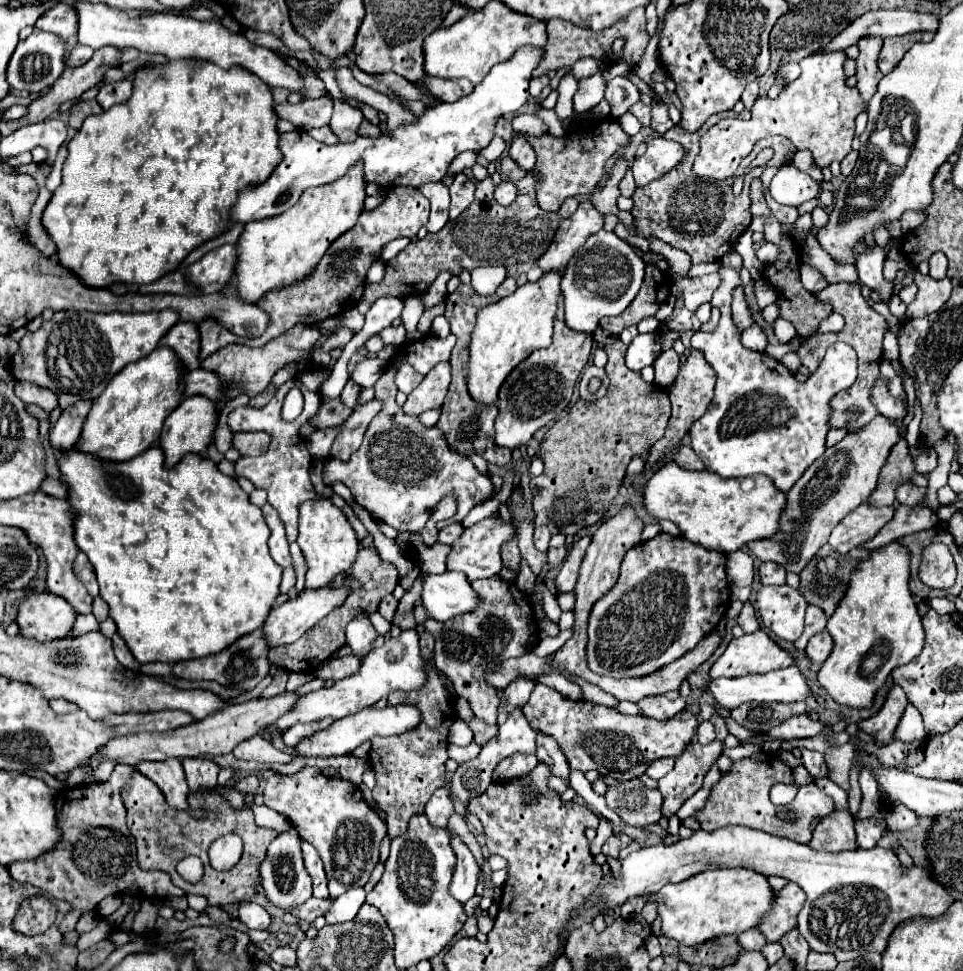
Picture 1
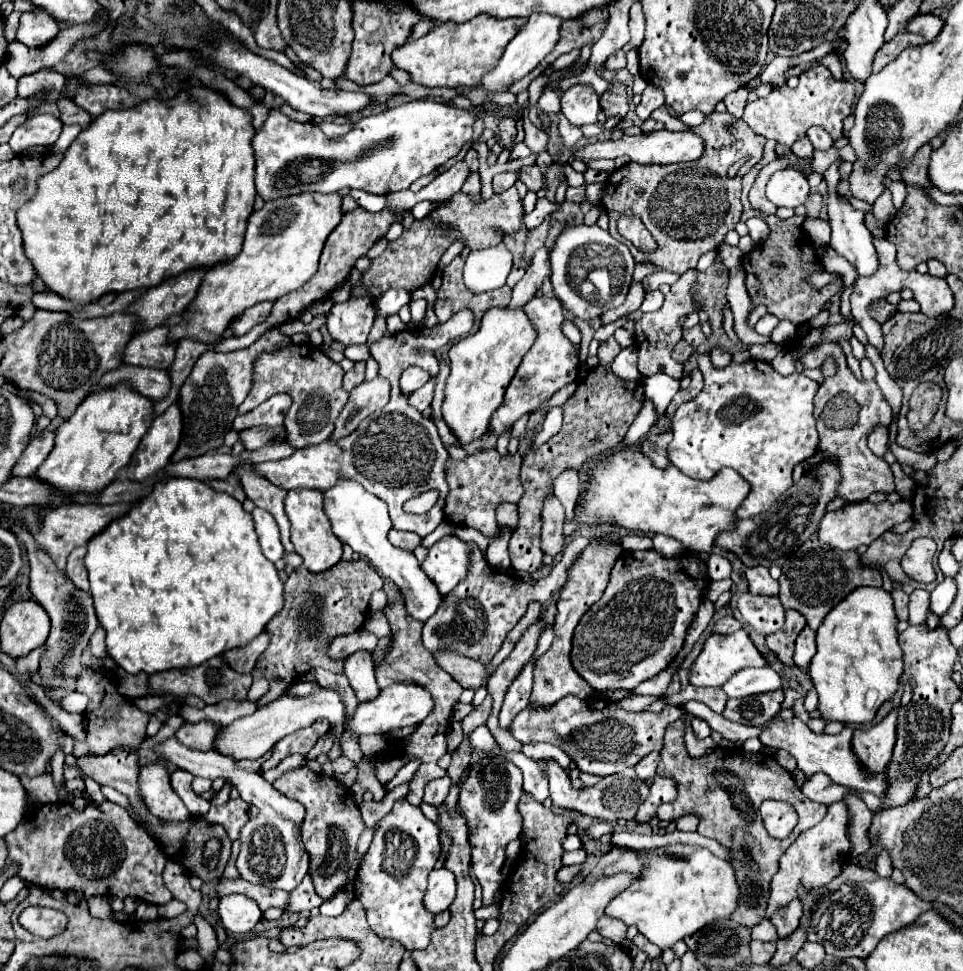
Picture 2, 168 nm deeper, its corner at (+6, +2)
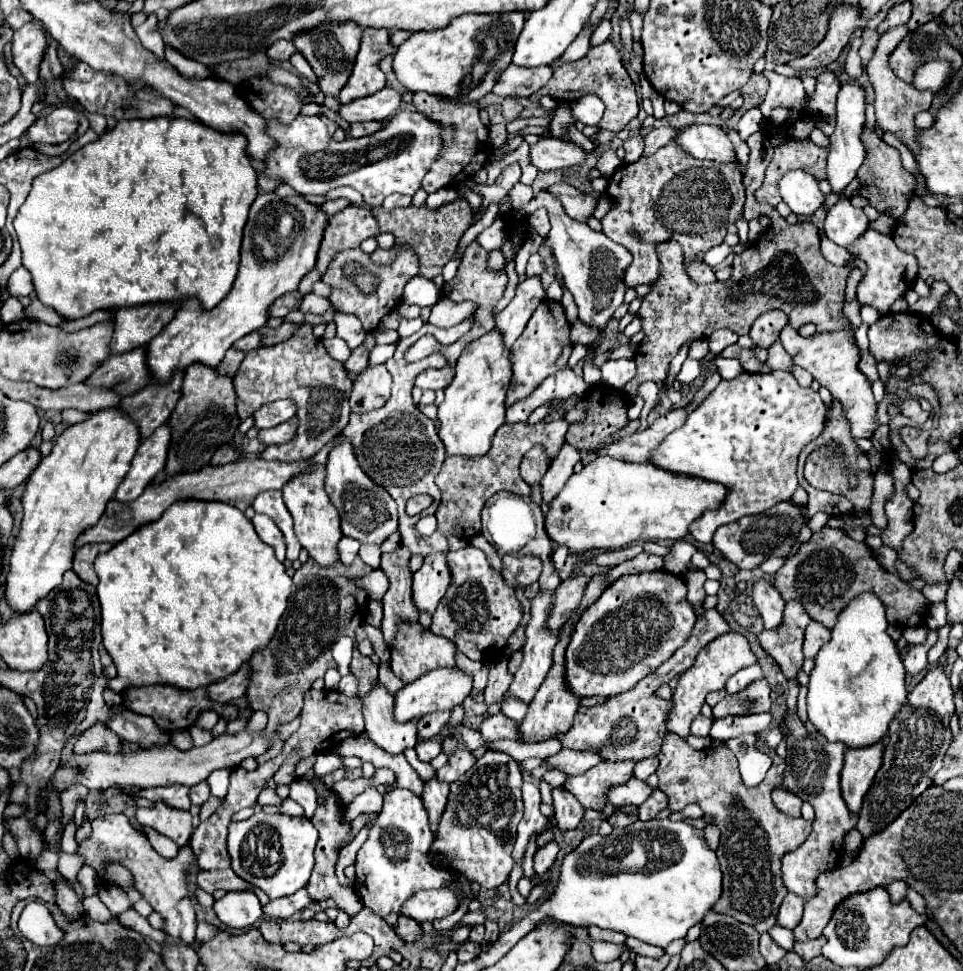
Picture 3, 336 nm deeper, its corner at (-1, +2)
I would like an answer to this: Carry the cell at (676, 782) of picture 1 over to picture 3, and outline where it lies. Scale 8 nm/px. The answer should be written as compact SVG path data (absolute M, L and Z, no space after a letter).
M654 790L654 794L652 794L646 802L642 802L642 804L638 806L638 818L640 818L640 820L656 818L666 806L668 806L666 794L660 792L660 790Z

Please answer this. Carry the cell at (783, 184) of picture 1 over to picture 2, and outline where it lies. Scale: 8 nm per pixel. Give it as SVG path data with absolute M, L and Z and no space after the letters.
M779 170L767 182L767 198L775 206L797 208L805 204L809 196L809 182L799 170Z

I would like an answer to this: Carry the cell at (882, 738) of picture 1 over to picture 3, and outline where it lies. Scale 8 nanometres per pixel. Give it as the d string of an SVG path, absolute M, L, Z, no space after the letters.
M882 742L868 748L848 748L844 752L844 768L840 774L842 798L848 810L854 814L862 806L862 798L868 792L874 772L882 766Z

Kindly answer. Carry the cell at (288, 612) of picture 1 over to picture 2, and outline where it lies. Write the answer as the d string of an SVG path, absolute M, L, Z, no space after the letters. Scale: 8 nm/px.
M263 630L255 640L251 640L245 646L233 648L227 654L223 654L223 658L231 664L231 668L235 668L237 672L251 672L255 666L255 660L261 656L261 652L269 646L271 636L267 630Z

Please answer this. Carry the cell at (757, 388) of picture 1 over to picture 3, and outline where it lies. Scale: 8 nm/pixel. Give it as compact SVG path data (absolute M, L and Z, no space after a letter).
M742 372L734 380L722 380L714 392L688 416L686 424L672 434L668 434L658 448L650 454L650 464L692 478L702 478L708 482L718 482L728 488L728 496L724 502L714 508L702 512L698 520L690 524L690 536L698 542L712 542L712 536L718 526L740 520L742 516L762 514L778 502L788 500L798 488L796 480L796 460L802 448L816 440L824 428L826 406L820 400L818 392L812 388L798 386L796 378L790 372L766 372L766 374L748 374Z

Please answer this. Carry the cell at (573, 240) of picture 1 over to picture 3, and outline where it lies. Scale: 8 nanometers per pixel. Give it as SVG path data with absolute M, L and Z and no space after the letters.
M532 276L518 284L516 296L512 302L494 318L494 328L502 334L502 342L506 348L510 348L516 338L524 332L526 322L530 320L534 308L546 298L546 292L542 288L542 282L538 276Z

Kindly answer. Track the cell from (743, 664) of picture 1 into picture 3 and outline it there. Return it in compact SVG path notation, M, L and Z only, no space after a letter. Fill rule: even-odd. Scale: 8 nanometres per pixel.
M726 632L726 634L718 636L716 640L712 640L706 648L702 648L702 652L698 652L694 664L678 676L678 686L674 688L672 700L670 700L672 708L666 716L668 732L678 734L680 738L688 738L690 724L700 714L700 708L704 704L706 694L714 692L714 690L722 690L724 682L730 678L730 674L734 674L746 666L752 666L752 664L756 664L756 658L750 652L748 640L738 632ZM672 716L674 716L674 720L672 720Z

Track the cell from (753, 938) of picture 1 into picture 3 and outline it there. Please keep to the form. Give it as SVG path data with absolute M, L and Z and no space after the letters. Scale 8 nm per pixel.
M774 926L770 930L770 936L784 948L784 950L792 950L792 944L794 944L794 934L792 930L786 930L782 926Z

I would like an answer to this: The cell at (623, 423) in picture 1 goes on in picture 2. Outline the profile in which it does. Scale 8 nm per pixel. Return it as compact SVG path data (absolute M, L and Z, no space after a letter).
M611 336L609 340L601 342L597 358L599 366L589 370L587 376L579 382L577 390L569 396L569 400L561 406L563 410L563 426L557 436L553 436L547 444L543 444L539 450L527 450L521 466L521 482L523 482L523 496L519 500L519 526L513 532L509 540L509 554L511 554L511 566L519 572L535 572L541 566L541 510L543 500L553 494L553 482L555 478L569 470L579 468L585 462L589 462L593 456L605 454L607 450L615 448L627 434L629 426L637 418L637 414L643 408L645 392L641 380L621 380L613 374L611 364L615 356L619 354L621 346Z

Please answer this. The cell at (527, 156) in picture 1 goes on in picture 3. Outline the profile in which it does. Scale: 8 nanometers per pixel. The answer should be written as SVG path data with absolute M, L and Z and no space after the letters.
M504 98L502 100L502 114L504 114L506 122L516 120L520 112L522 112L522 104L518 102L518 98Z

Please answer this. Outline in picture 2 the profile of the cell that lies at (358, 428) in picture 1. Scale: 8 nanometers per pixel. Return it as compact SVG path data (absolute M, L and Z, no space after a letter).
M377 376L371 382L359 384L349 394L349 402L341 410L341 414L339 414L337 422L335 422L335 430L333 430L331 438L339 440L339 438L349 436L361 424L361 420L371 416L375 410L381 410L387 404L387 400L389 400L387 380Z

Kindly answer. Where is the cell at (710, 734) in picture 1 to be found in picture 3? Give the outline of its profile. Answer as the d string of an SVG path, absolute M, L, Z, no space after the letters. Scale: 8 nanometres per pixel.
M698 714L694 718L694 722L692 722L692 734L696 734L696 736L708 736L710 724L712 724L712 718L706 718L706 716Z

